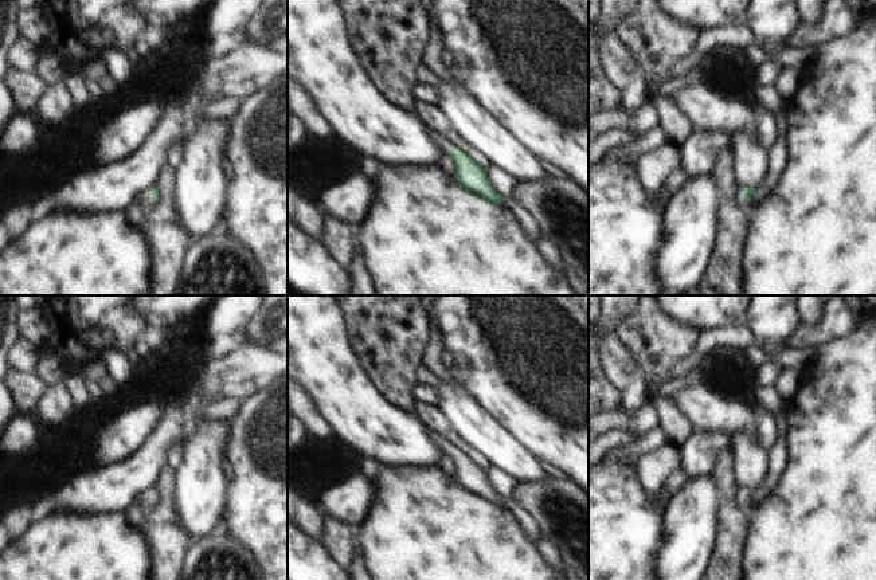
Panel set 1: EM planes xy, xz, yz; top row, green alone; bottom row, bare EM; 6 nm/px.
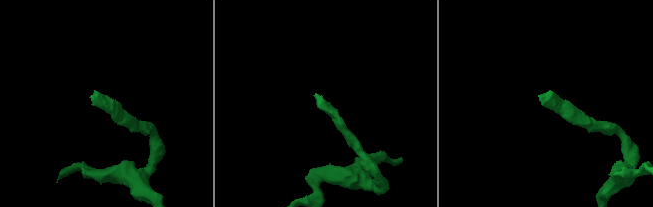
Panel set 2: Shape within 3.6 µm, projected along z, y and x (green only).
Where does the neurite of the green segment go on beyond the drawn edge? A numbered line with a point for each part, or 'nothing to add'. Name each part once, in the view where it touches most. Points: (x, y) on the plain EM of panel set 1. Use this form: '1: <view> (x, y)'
1: yz (745, 506)

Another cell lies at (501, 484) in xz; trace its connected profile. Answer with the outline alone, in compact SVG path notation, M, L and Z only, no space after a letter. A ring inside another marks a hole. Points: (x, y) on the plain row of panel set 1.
M493 465L486 467L484 473L486 475L489 486L496 494L498 494L502 499L508 499L512 497L512 490L515 489L517 482L511 475Z

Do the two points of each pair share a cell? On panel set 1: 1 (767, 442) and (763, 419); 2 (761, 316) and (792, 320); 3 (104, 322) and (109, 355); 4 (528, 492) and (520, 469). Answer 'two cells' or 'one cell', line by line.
1: one cell
2: one cell
3: two cells
4: two cells

